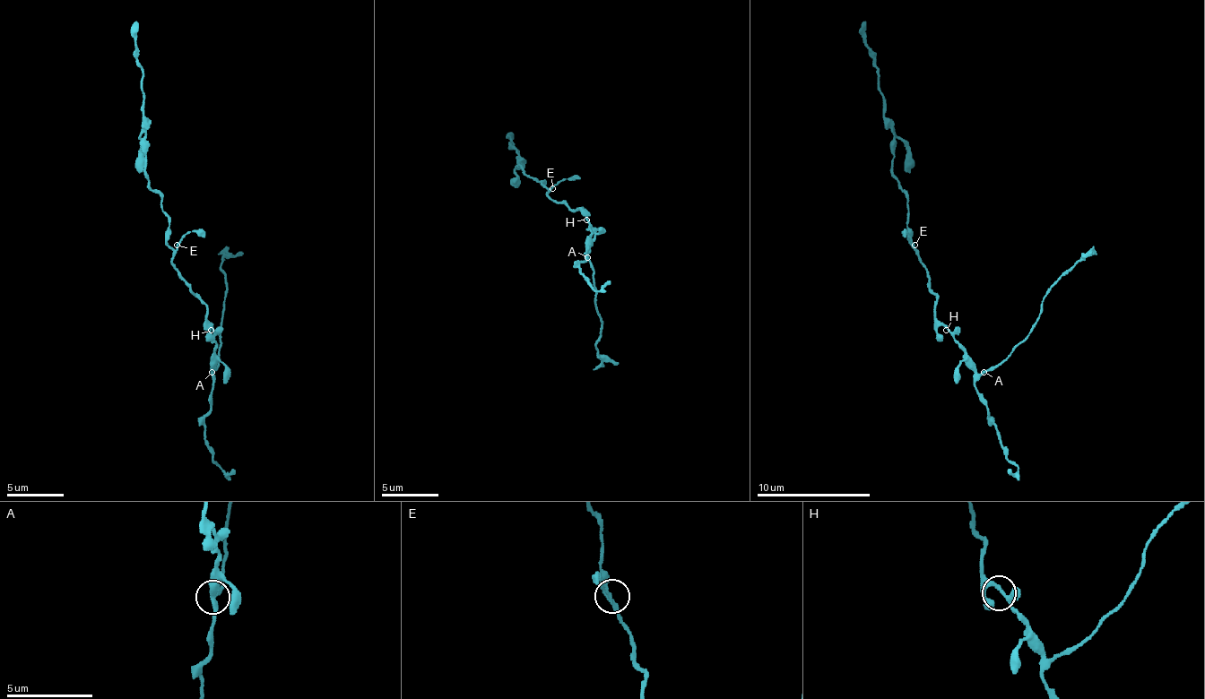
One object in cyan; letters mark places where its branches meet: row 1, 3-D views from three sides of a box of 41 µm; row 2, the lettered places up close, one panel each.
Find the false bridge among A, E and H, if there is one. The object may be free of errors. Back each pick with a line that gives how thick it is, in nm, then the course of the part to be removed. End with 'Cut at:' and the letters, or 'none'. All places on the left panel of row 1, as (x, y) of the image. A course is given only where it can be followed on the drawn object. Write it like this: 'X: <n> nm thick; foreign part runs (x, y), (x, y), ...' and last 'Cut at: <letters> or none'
A: 200 nm thick; foreign part runs (211, 373), (220, 353), (225, 296), (222, 262), (242, 251)
Cut at: A

